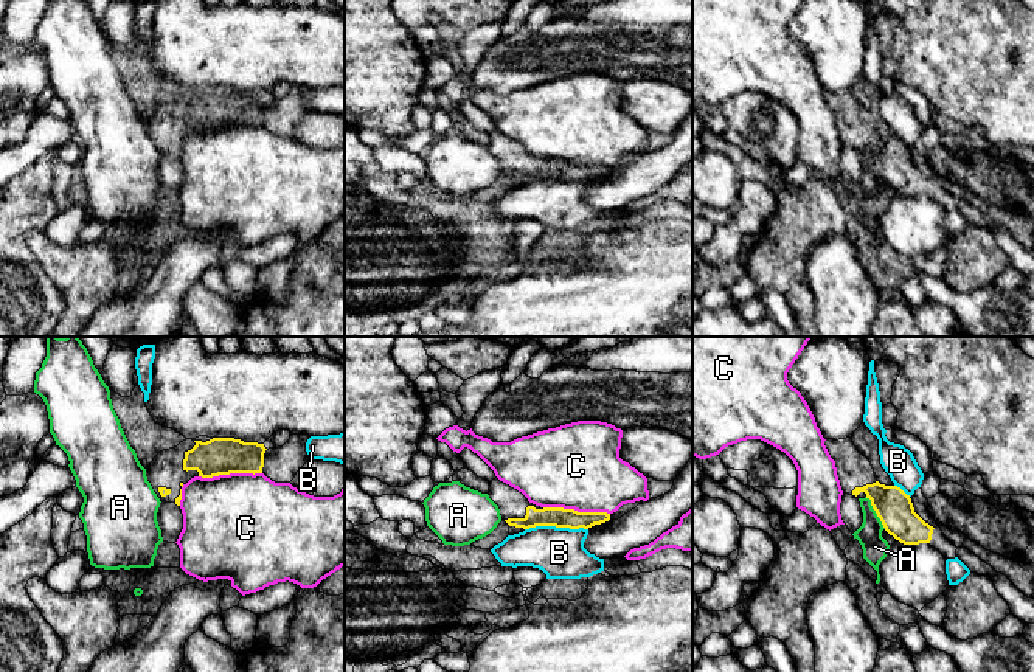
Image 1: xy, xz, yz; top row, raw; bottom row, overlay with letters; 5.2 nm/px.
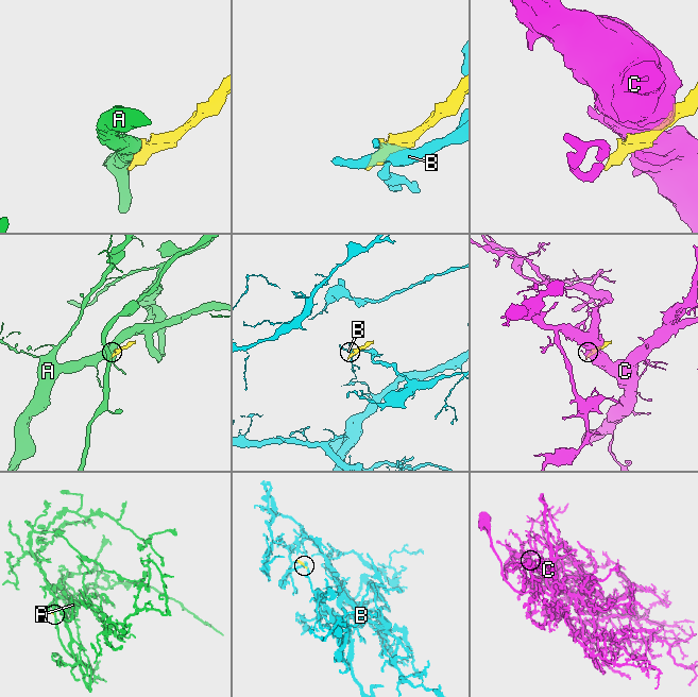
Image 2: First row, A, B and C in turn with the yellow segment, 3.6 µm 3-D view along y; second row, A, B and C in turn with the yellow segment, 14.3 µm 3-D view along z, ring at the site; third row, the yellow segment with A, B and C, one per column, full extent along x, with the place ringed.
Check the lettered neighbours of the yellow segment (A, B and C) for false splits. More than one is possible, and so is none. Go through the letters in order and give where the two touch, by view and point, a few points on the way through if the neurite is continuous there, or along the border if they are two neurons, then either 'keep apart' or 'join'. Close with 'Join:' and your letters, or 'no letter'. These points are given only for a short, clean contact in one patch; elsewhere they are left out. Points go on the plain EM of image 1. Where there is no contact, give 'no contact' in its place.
A: meets yellow in yz at (876, 165); border along yz (865, 149), (885, 180); keep apart
B: meets yellow in xz at (556, 179); keep apart
C: meets yellow in xz at (576, 163); keep apart
Join: no letter

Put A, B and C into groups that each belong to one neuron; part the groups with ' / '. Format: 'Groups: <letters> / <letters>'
Groups: A / B / C

